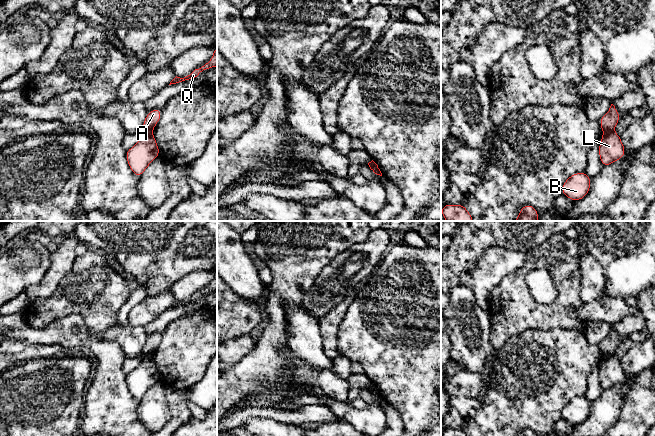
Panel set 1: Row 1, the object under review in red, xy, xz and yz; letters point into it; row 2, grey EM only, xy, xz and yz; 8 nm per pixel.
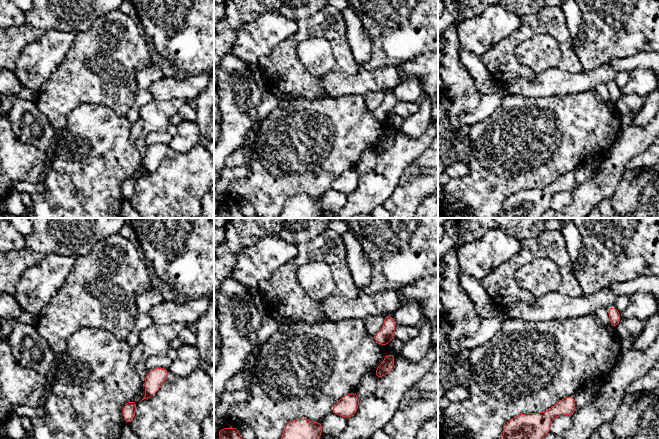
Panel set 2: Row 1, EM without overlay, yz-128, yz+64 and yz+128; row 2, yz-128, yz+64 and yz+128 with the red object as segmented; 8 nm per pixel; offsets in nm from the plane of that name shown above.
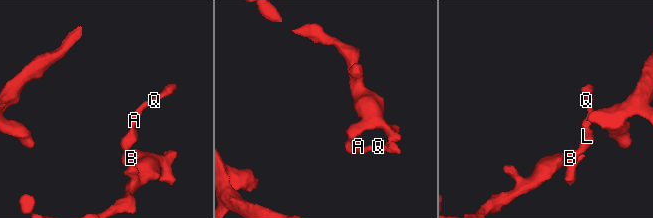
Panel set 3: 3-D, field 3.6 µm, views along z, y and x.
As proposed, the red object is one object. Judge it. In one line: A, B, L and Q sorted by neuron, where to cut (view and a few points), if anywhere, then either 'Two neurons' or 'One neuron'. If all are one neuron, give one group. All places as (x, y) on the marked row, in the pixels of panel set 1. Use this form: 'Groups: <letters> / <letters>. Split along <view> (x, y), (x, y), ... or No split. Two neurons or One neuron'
Groups: A Q / B L. Split along yz (612, 130), (604, 132). Two neurons

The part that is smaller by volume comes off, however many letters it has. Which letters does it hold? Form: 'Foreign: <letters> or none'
Foreign: A, Q

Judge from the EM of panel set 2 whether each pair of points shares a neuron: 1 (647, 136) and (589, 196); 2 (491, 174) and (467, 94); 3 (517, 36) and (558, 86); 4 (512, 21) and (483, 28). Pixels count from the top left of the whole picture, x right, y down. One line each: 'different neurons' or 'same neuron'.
1: same neuron
2: different neurons
3: different neurons
4: same neuron

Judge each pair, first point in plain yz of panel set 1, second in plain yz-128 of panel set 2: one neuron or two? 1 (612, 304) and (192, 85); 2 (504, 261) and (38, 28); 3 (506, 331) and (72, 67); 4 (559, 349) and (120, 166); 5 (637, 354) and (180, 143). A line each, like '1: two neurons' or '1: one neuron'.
1: one neuron
2: two neurons
3: one neuron
4: one neuron
5: one neuron

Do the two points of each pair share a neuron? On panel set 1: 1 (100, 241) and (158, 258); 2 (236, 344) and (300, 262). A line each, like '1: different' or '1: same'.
1: same
2: different

